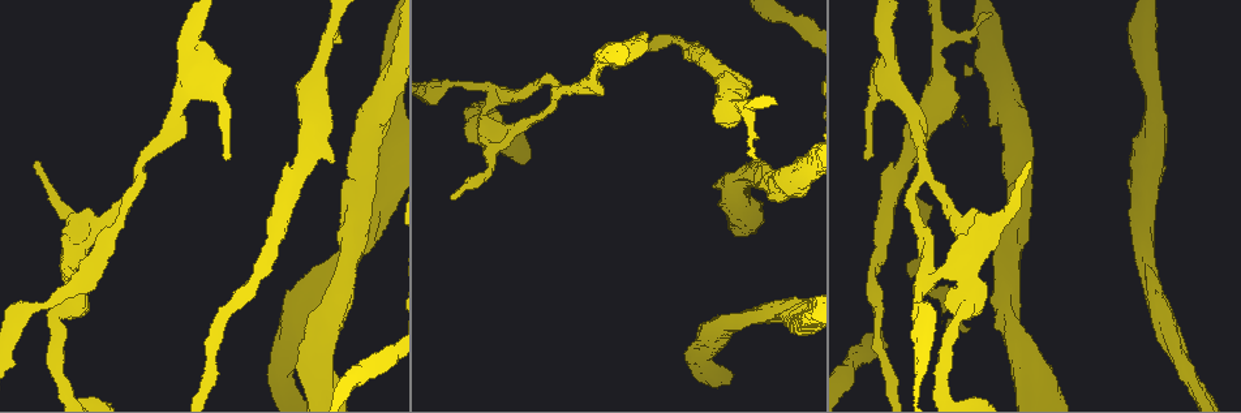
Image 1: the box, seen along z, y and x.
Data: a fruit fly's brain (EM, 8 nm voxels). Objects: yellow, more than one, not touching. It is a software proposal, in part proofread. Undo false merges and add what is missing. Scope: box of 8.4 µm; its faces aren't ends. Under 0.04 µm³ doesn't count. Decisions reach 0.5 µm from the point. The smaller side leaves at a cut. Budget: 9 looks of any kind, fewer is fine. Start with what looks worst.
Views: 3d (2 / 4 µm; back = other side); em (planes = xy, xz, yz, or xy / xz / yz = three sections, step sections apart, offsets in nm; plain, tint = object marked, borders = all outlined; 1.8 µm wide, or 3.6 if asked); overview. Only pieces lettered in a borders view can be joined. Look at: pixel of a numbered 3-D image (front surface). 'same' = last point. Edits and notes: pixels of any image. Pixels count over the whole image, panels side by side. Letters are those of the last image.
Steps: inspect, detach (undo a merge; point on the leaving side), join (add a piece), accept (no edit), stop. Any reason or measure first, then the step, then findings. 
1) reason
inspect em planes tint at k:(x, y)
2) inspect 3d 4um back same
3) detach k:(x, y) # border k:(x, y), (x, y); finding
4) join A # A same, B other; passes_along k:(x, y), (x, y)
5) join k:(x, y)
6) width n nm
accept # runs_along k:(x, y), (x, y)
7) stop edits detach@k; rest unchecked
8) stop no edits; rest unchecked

an open end
inspect 3d 2um at 1:(867, 154)

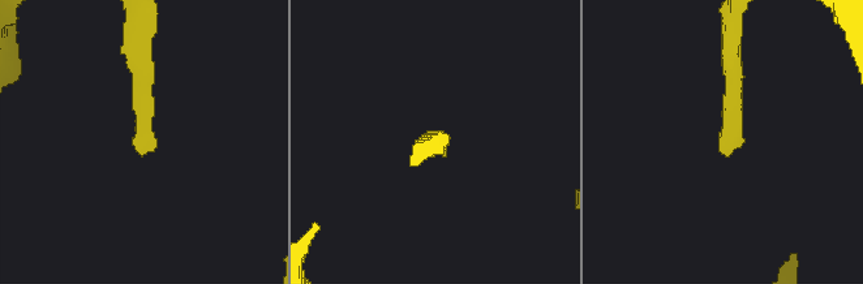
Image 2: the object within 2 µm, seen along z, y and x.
shape alone is not enough
inspect em planes borders at 2:(721, 145)

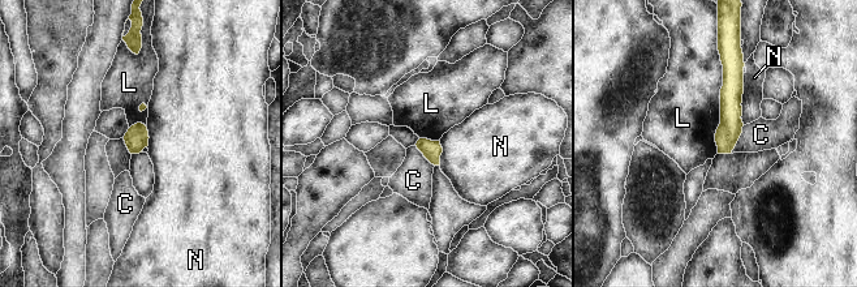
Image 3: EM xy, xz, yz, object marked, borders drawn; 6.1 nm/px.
width 120 nm
accept # C other, L other, N other; border 3:(719, 52), (716, 153); none of them fits

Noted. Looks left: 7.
sharp bend
inspect em xz step 4 borders at 1:(493, 98)

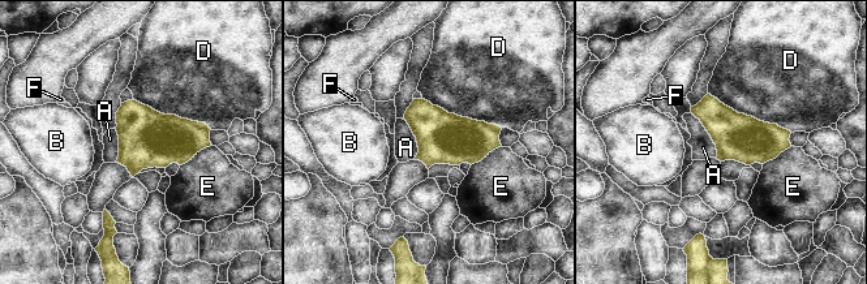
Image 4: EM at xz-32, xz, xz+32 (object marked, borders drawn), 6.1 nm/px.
accept # A other, B other, D other, E other, F other; border 4:(691, 112), (715, 145), (716, 156); one cell here

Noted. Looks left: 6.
branch stops here
inspect em planes borders at 1:(1027, 163)

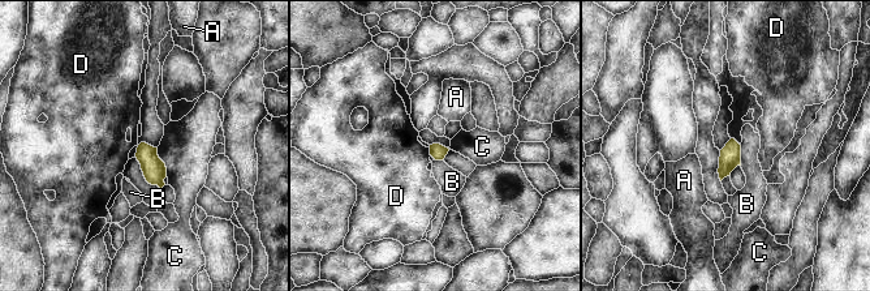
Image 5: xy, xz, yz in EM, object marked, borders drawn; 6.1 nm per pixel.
width 100 nm
accept # A other, B other, C other, D other; border 5:(429, 148), (431, 155); none of them fits

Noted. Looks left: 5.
closes a loop
inspect em planes borders at 1:(553, 93)

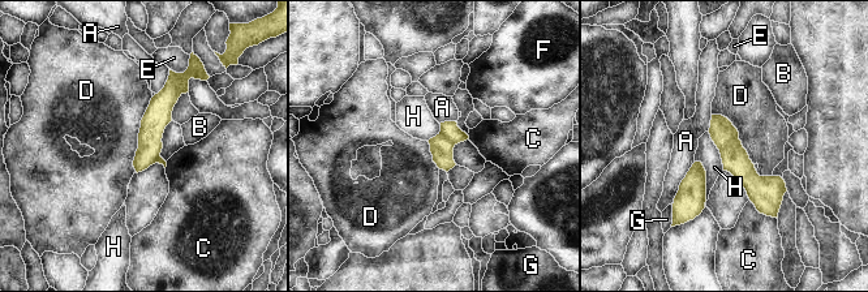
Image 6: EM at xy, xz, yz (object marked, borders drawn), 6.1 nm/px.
longest_contact D 480 nm
accept # A other, B other, C other, D other, E other, F other, G other, H other; runs_along 6:(714, 117), (735, 160), (776, 206); all the same cell

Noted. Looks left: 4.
stop no edits; rest unchecked

